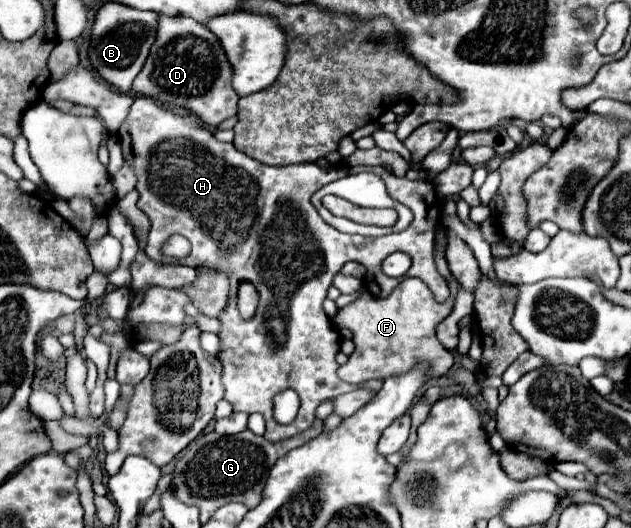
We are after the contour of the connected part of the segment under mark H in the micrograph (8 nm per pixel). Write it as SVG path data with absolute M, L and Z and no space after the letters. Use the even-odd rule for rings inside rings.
M144 96L134 100L120 126L120 146L124 160L130 162L132 158L136 170L136 190L140 194L138 208L152 222L146 256L158 264L170 264L172 258L162 256L160 246L168 236L182 234L192 244L188 266L208 266L230 274L228 308L220 316L224 398L236 412L260 412L266 420L264 438L270 442L282 442L308 430L320 402L358 388L342 382L336 374L340 368L336 362L340 336L322 308L322 300L340 266L350 260L364 264L363 285L379 298L386 298L402 278L420 278L432 290L436 302L444 302L450 296L448 284L438 274L432 256L434 232L440 216L440 204L432 182L396 178L382 166L334 164L330 170L324 170L318 164L266 166L238 152L234 144L218 142L194 114L174 114L170 108L158 106ZM354 170L374 170L380 174L388 194L412 210L414 220L404 232L382 238L350 236L338 232L320 218L310 204L310 196L324 184ZM274 218L280 218L280 230L266 230ZM398 250L412 258L412 268L402 278L388 278L382 272L382 260ZM240 282L252 282L260 292L258 310L250 320L244 320L236 308ZM286 388L296 390L302 404L292 424L278 424L272 416L272 398Z

